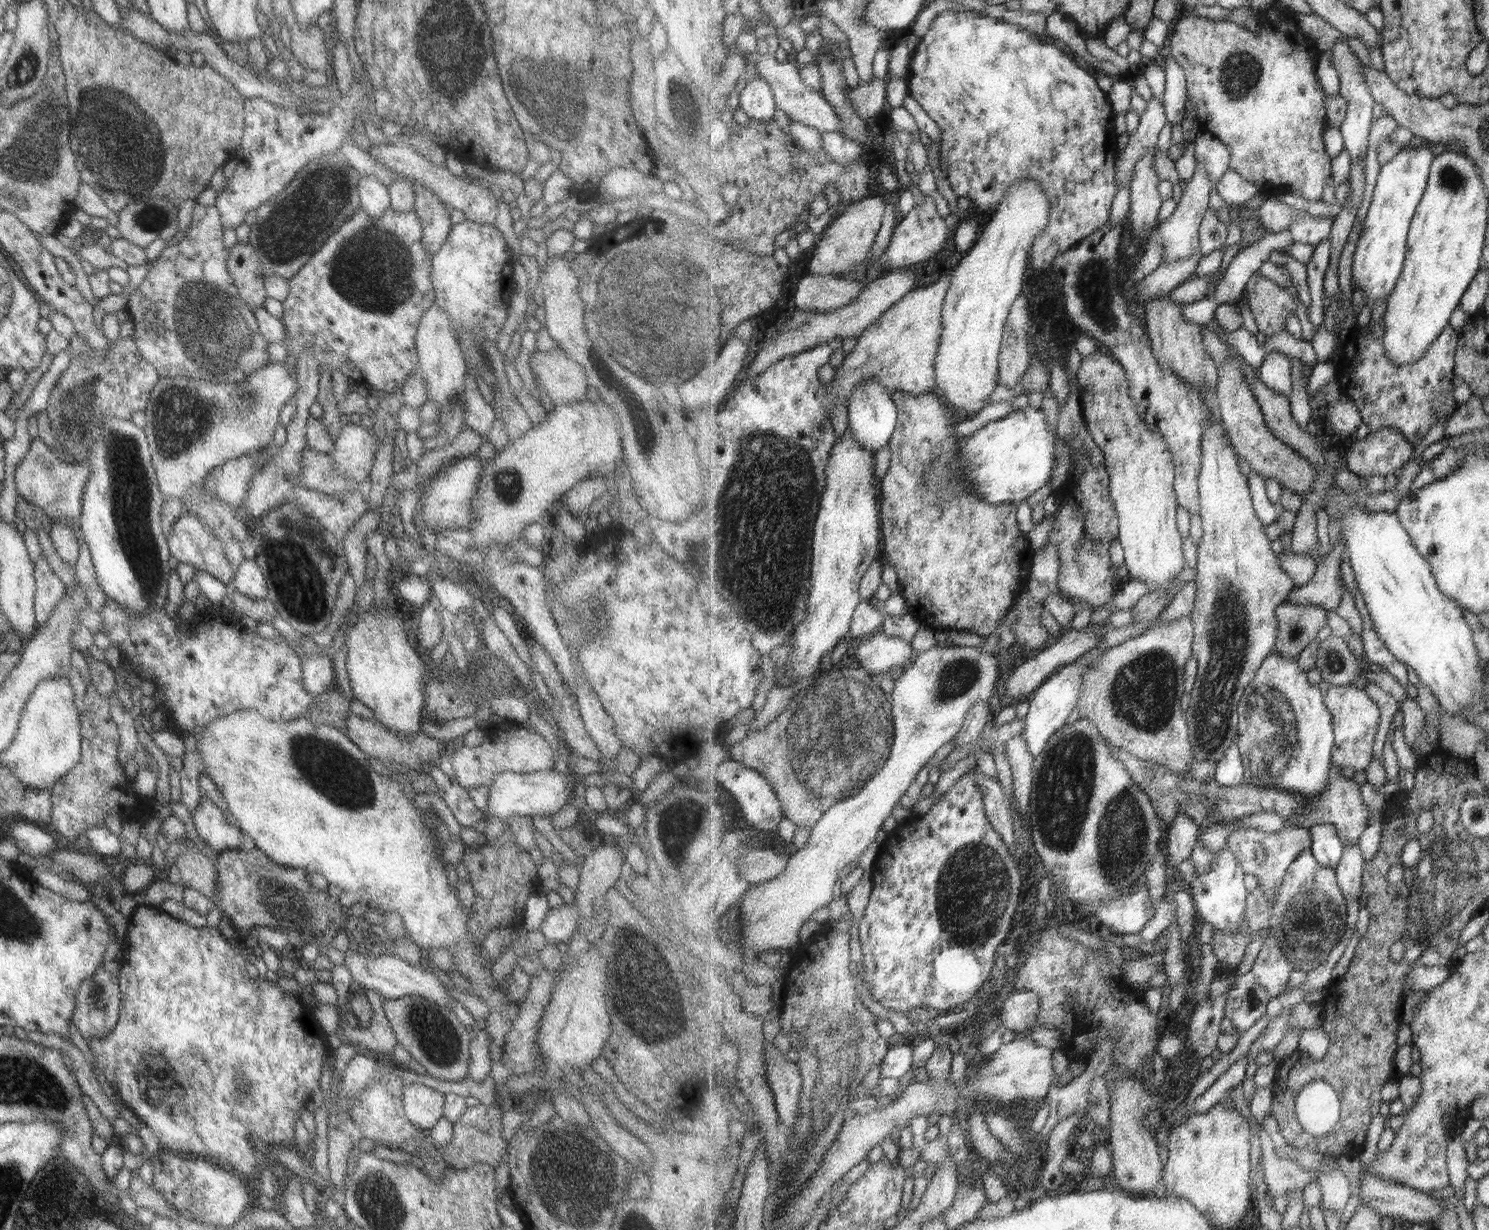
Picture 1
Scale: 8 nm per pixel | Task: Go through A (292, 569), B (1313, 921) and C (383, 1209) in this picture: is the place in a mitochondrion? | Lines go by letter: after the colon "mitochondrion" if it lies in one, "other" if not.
A: mitochondrion
B: mitochondrion
C: mitochondrion

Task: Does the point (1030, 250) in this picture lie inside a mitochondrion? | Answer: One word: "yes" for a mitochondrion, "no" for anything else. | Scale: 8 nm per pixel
no

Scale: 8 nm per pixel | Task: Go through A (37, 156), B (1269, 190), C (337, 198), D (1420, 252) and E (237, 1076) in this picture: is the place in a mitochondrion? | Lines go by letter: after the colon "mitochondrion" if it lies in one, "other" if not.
A: mitochondrion
B: other
C: mitochondrion
D: other
E: mitochondrion

